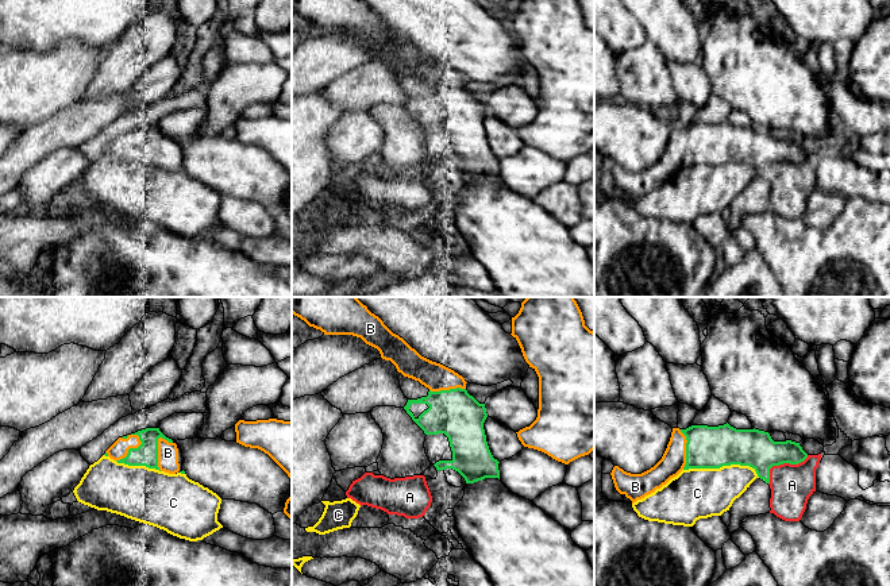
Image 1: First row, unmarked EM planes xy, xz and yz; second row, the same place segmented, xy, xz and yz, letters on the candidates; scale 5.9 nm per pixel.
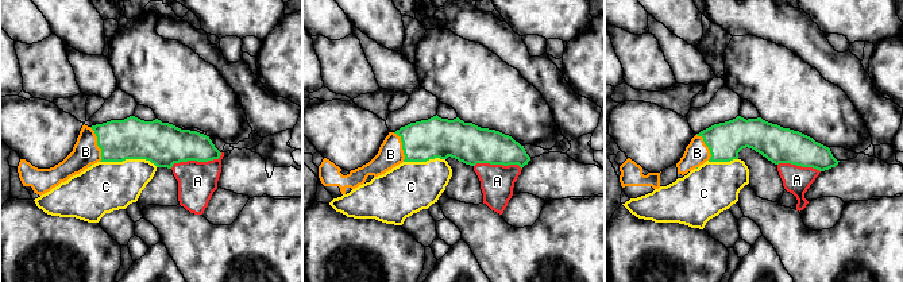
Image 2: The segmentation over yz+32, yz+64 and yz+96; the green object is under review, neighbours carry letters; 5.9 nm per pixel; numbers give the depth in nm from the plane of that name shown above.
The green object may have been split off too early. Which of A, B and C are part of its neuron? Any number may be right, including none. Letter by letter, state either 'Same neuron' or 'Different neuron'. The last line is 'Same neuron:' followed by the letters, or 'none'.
A: Different neuron
B: Same neuron
C: Different neuron
Same neuron: B

